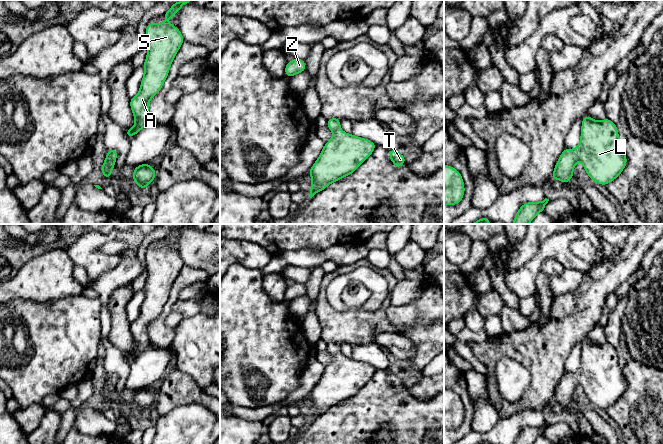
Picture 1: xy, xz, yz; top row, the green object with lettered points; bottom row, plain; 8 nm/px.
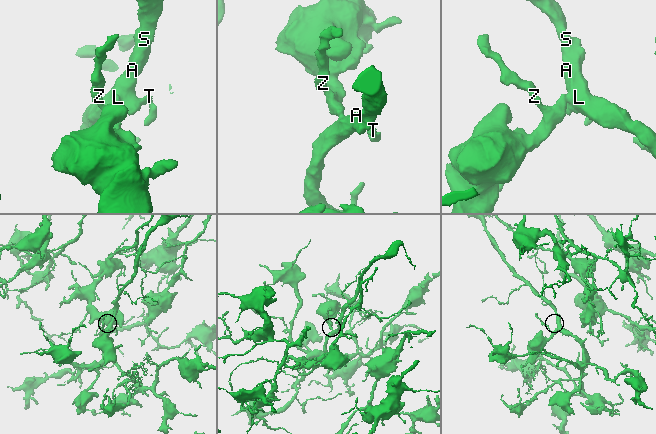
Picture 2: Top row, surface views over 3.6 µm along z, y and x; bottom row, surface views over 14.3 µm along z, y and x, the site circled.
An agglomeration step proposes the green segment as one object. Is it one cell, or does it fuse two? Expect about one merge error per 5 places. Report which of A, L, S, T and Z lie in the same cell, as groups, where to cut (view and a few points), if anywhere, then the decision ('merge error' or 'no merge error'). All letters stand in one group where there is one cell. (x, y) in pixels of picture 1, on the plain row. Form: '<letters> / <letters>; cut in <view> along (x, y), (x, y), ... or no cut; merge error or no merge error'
A L S T Z; no cut; no merge error

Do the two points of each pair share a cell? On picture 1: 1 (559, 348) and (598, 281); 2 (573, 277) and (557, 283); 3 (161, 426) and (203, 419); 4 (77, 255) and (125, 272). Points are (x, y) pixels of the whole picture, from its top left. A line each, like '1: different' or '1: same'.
1: same
2: same
3: same
4: different

